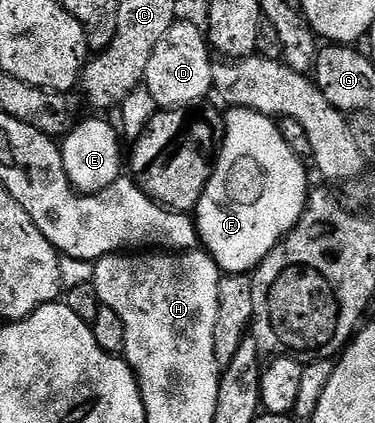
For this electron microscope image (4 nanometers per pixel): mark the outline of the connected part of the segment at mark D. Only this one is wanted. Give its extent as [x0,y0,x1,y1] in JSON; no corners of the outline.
[143,20,213,110]

